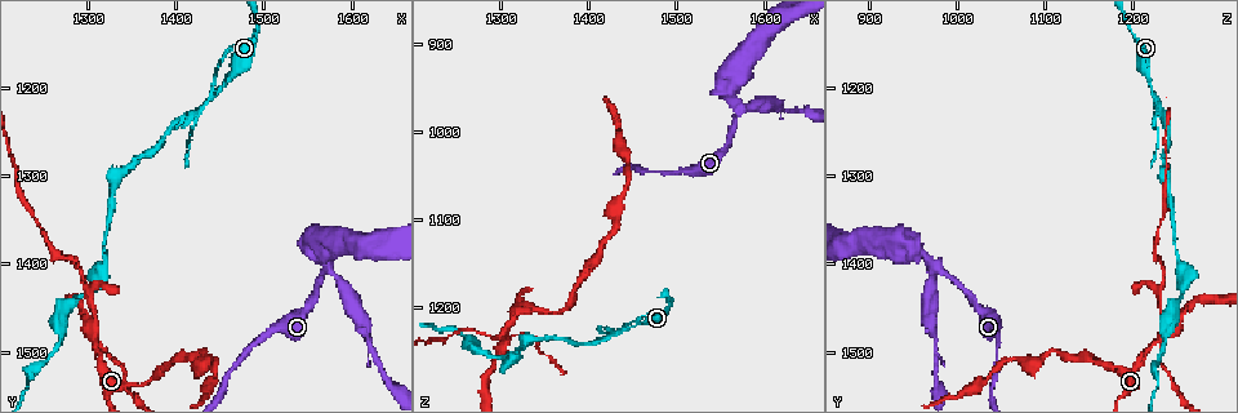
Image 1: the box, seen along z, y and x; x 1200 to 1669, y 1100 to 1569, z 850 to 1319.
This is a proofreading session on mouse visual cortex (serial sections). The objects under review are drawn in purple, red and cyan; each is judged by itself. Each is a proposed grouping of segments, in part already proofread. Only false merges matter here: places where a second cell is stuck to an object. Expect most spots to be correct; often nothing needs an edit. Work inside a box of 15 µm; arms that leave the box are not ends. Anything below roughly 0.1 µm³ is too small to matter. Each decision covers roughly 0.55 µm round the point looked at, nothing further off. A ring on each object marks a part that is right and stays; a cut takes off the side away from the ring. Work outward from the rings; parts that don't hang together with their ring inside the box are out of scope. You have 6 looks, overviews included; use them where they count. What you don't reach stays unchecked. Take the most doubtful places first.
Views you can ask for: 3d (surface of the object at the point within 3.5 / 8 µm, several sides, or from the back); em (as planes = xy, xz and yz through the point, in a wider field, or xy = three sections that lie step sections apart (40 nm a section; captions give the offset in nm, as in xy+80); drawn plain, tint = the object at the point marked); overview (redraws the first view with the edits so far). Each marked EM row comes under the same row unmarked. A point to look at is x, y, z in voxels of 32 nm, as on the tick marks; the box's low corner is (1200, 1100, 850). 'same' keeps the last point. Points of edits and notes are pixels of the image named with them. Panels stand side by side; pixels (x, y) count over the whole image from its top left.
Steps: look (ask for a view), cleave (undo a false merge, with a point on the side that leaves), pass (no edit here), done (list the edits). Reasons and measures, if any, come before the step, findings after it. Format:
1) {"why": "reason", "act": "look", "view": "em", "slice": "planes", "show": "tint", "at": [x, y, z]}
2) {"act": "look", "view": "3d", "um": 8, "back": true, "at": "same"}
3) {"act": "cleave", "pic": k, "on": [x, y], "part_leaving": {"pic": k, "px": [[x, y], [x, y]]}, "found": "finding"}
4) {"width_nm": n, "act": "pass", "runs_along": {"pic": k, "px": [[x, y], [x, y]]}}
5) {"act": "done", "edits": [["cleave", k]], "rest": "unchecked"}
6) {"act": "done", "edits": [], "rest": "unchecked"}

{"why": "four or more arms meet", "act": "look", "view": "3d", "um": 3.5, "at": [1305, 1480, 1240]}

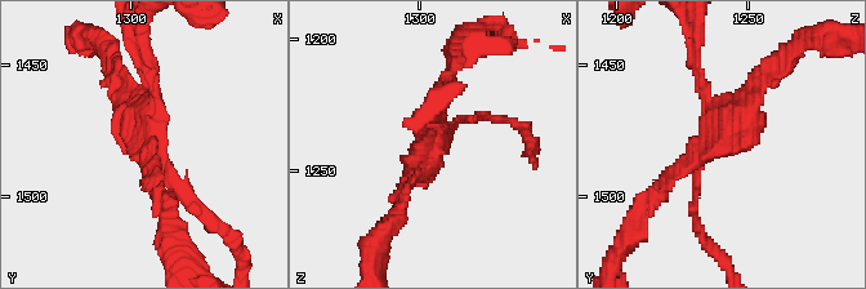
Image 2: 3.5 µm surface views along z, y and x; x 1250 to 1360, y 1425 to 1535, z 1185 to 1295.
{"arms": 4, "arm_widths_nm": [100, 150, 150, 250], "why": "shape alone is not enough", "act": "look", "view": "em", "slice": "xy", "step": 5, "show": "tint", "at": [1307, 1478, 1237]}

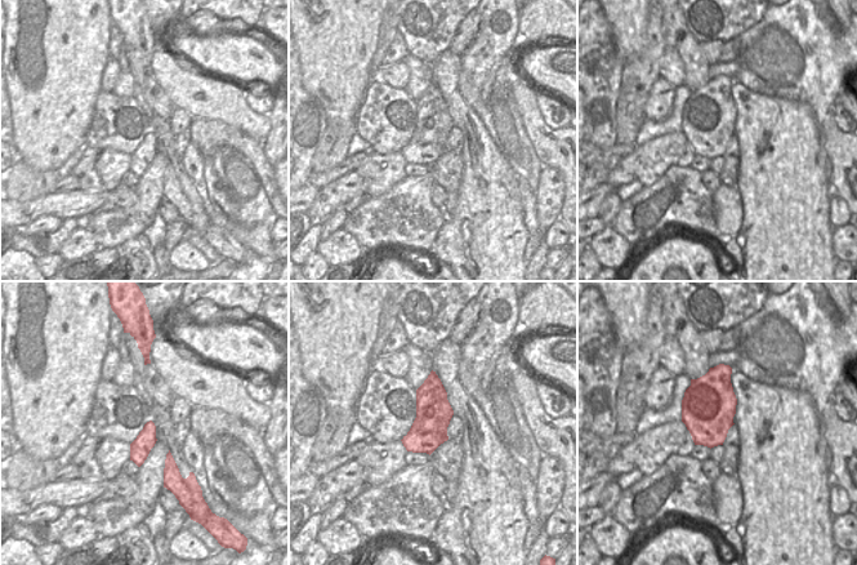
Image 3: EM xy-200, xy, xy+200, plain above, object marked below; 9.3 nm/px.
{"why": "cut it another way", "act": "look", "view": "em", "slice": "xy", "step": 2, "show": "tint", "at": "same"}

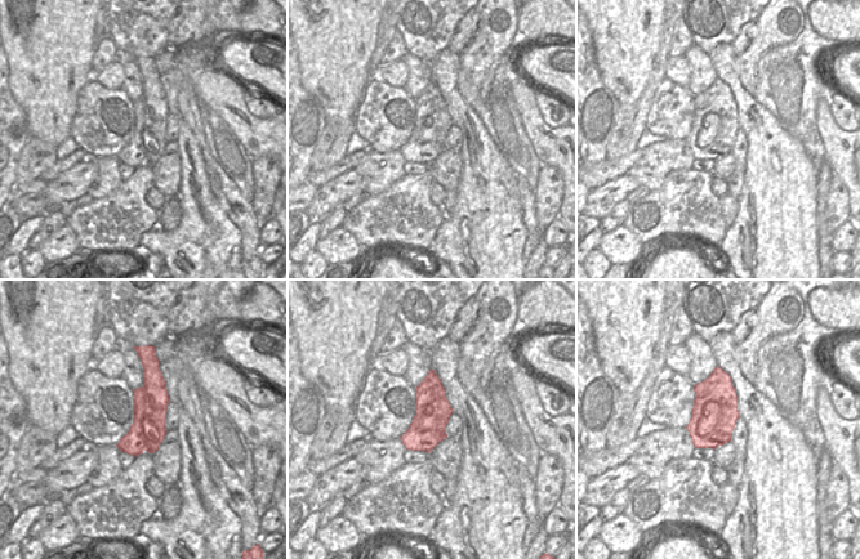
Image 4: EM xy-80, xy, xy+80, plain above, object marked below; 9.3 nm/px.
{"act": "cleave", "pic": 2, "on": [139, 62], "found": "a second cell is stuck on"}

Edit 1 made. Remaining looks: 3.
{"why": "see it whole again", "act": "look", "view": "overview"}

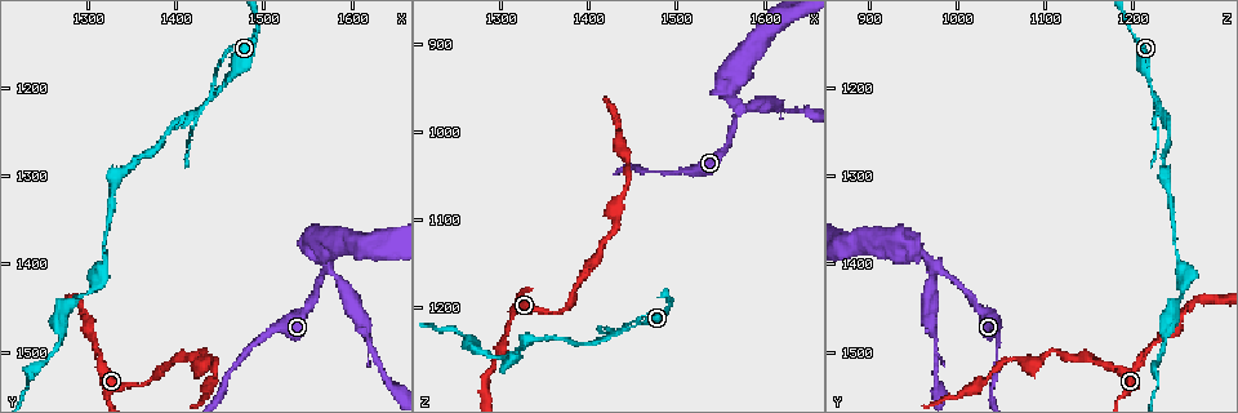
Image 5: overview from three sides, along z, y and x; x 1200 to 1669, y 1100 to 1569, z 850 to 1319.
{"why": "calibre changes", "act": "look", "view": "3d", "um": 8, "at": [1460, 1190, 1215]}

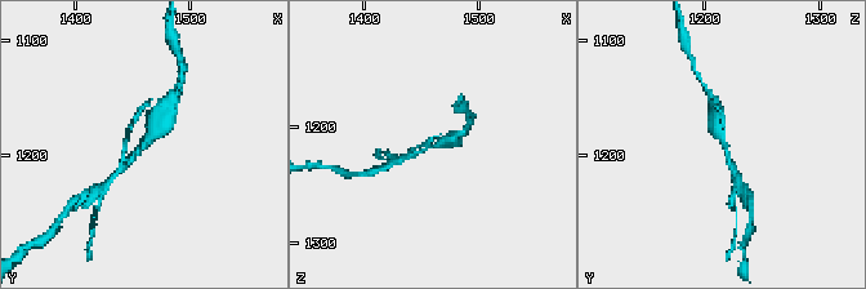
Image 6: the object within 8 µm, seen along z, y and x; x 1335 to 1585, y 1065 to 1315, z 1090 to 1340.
{"act": "look", "view": "em", "slice": "xy", "step": 2, "show": "tint", "at": [1460, 1188, 1218]}

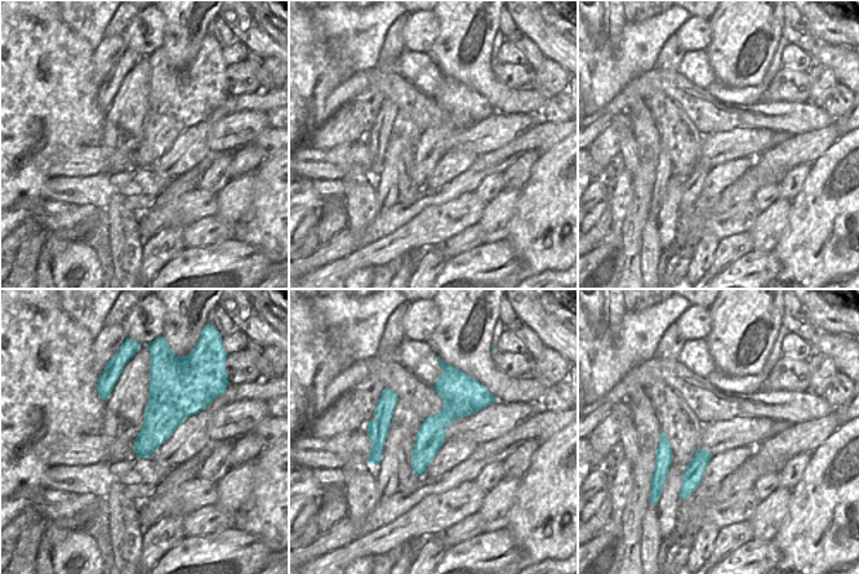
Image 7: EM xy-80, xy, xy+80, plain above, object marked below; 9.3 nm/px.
{"width_nm": 260, "act": "pass", "runs_along": {"pic": 6, "px": [[164, 112], [164, 120], [119, 170]]}, "found": "all the same cell"}

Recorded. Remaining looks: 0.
{"act": "done", "edits": [["cleave", 2]], "rest": "unchecked"}

